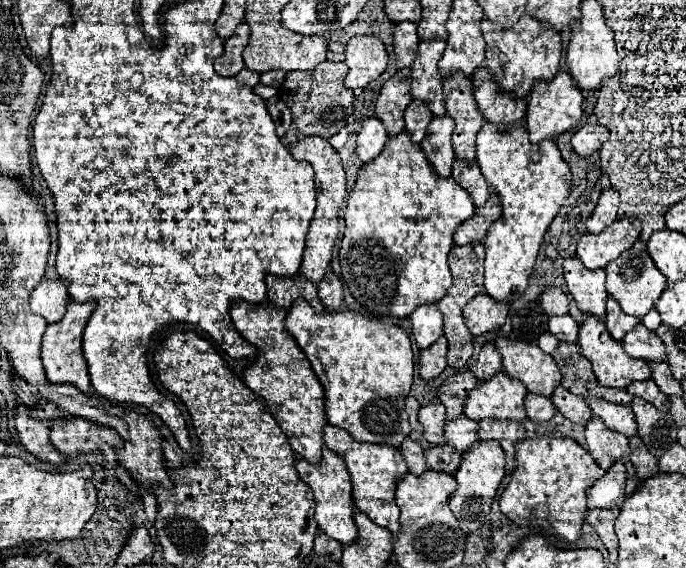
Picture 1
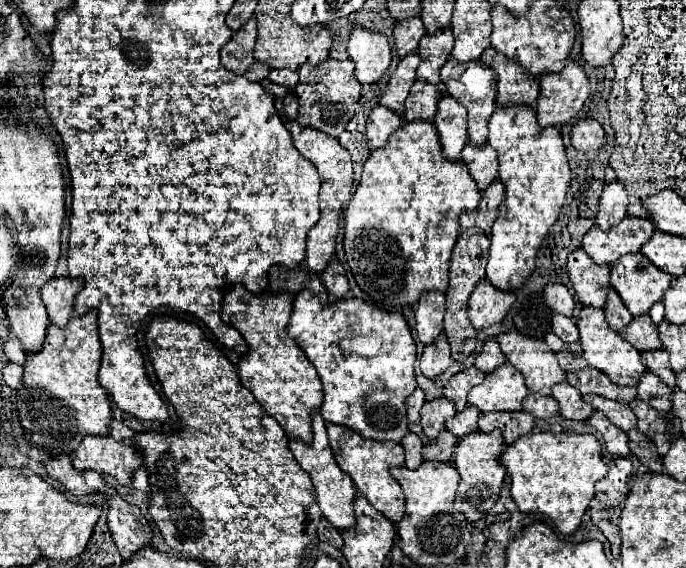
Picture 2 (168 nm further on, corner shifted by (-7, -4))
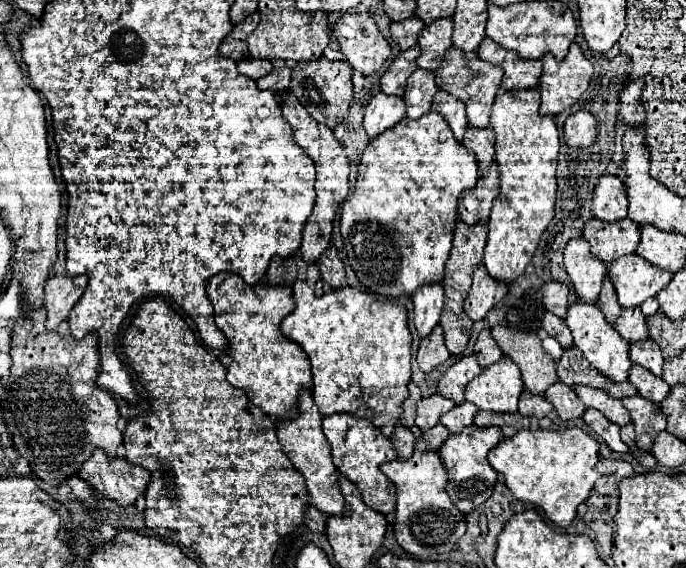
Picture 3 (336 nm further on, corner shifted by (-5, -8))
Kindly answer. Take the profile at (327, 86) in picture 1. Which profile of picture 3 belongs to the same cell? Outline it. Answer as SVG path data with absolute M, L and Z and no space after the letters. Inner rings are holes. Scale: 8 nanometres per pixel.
M320 57L316 61L302 61L292 69L290 91L296 95L296 99L310 113L312 119L316 119L318 123L322 123L330 129L336 129L344 121L344 117L350 109L352 67L344 61L328 61L326 57Z

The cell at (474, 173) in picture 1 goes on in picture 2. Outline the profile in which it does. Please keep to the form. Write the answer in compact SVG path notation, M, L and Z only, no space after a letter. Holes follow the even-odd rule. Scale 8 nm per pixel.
M466 143L462 149L462 159L468 165L474 181L478 183L478 189L484 191L498 175L498 155L496 151L484 143L484 145L474 145Z

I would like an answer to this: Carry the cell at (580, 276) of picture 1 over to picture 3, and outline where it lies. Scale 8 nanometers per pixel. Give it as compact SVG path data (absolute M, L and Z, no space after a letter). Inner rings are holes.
M580 237L580 239L572 239L566 245L564 267L568 271L568 277L572 279L578 299L582 299L586 303L594 303L598 299L602 283L608 275L608 269L606 269L606 263L602 263L590 255L588 241L584 241Z

